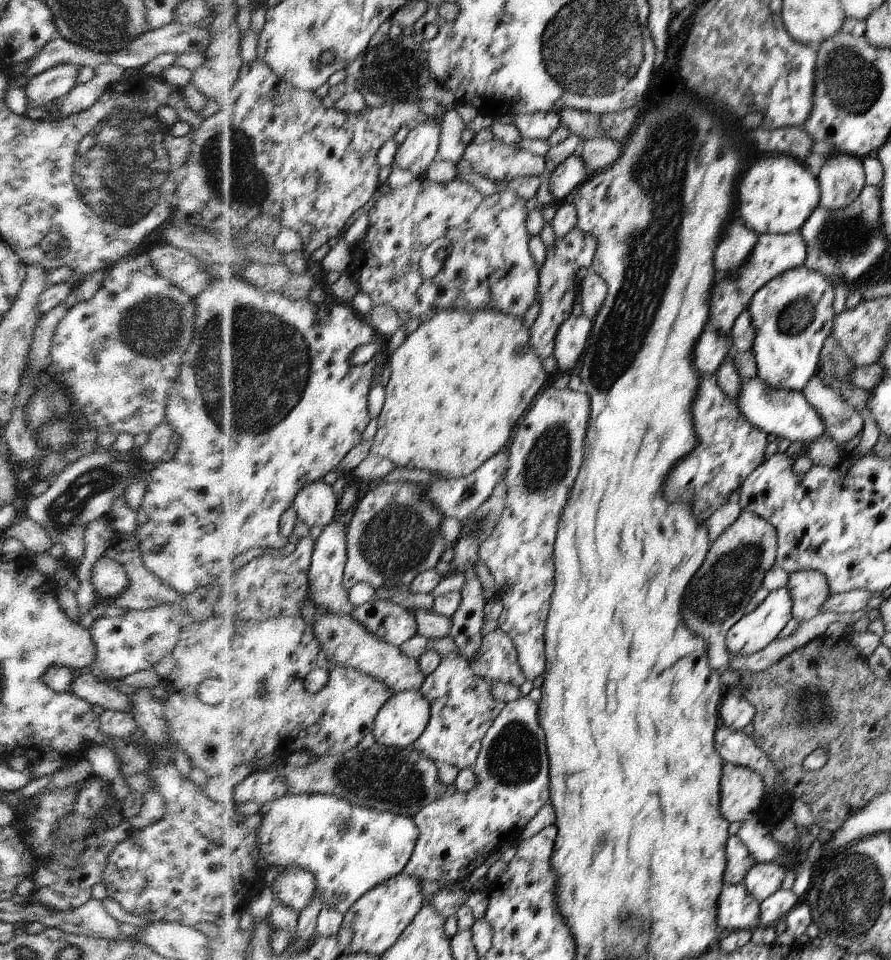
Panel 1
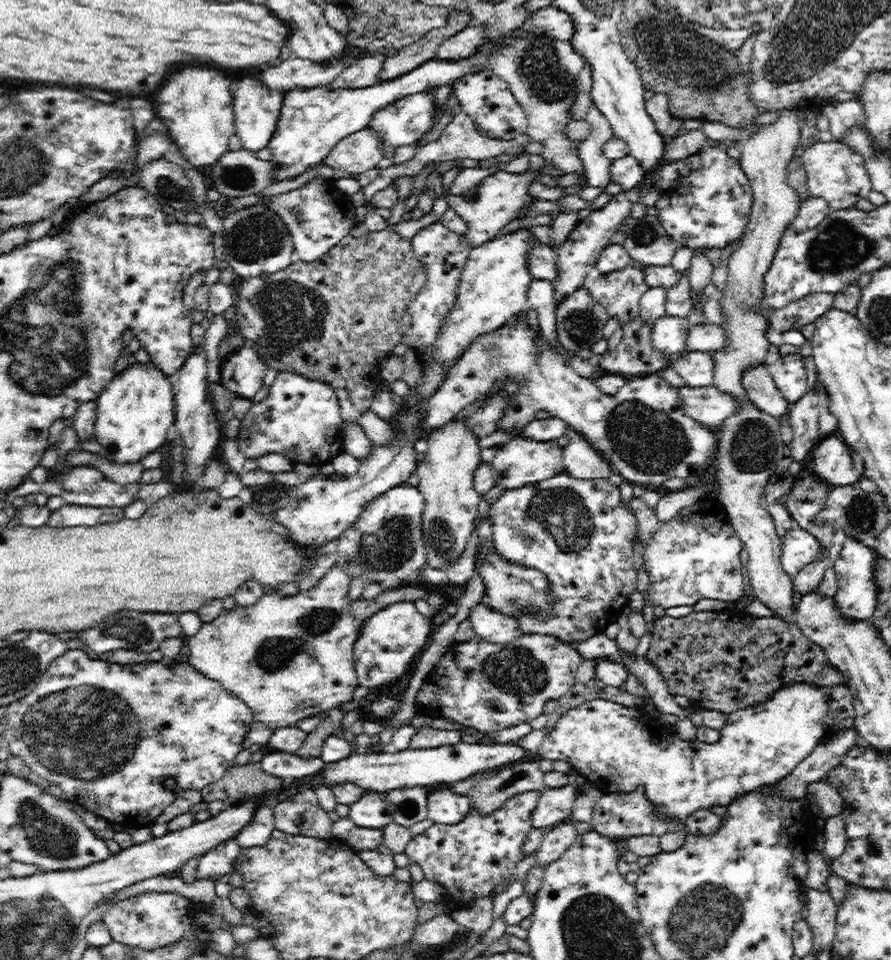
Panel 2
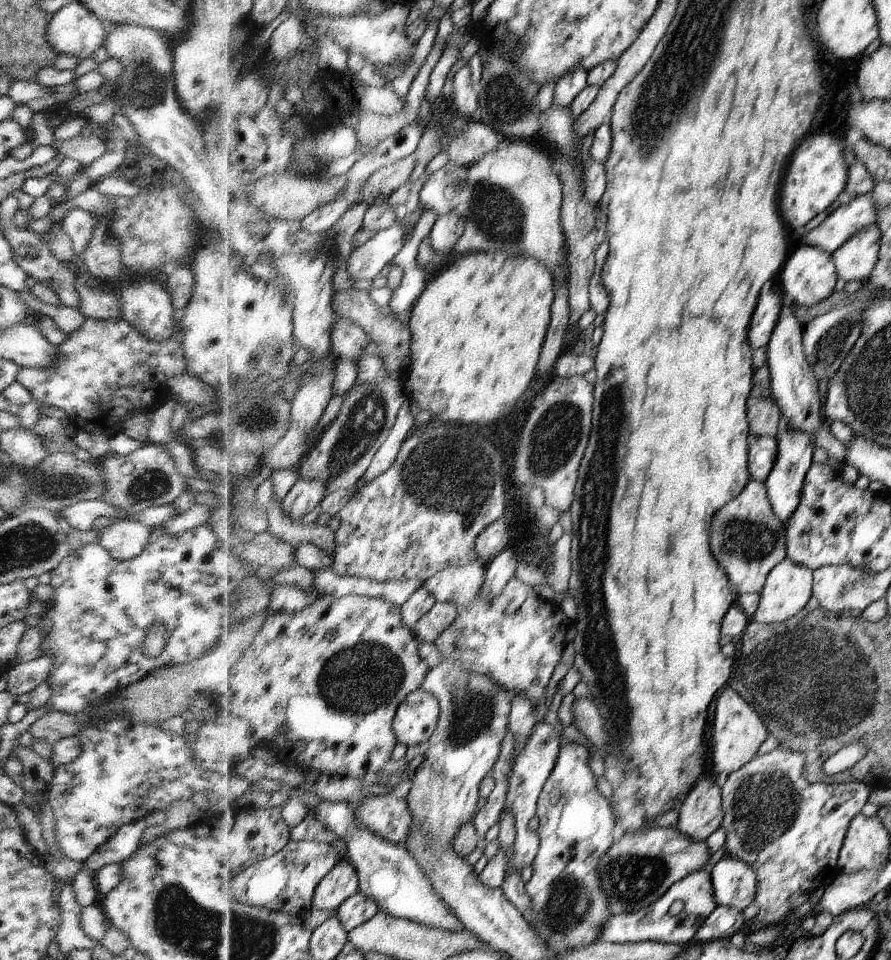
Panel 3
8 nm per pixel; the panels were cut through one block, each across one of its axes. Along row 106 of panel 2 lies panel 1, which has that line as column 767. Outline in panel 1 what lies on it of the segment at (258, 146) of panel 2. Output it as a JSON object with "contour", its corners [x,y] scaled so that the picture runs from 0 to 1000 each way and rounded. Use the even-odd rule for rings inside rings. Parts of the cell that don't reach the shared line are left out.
{"contour":[[[898,242],[893,243],[857,243],[852,244],[847,257],[844,259],[842,267],[828,283],[822,283],[822,292],[819,285],[808,290],[801,296],[801,304],[799,304],[799,315],[801,321],[797,321],[797,335],[799,340],[804,340],[804,344],[820,356],[822,344],[826,338],[826,333],[840,321],[845,308],[869,289],[880,286],[882,282],[896,279],[903,274],[907,259],[903,257],[903,251],[899,248]]]}

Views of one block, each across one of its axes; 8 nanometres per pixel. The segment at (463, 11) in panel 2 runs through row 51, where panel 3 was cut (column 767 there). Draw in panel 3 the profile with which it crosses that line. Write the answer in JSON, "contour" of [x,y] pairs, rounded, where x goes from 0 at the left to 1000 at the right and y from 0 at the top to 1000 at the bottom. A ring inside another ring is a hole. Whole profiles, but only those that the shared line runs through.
{"contour":[[[866,414],[845,420],[841,429],[842,455],[871,456],[875,446],[877,430]]]}

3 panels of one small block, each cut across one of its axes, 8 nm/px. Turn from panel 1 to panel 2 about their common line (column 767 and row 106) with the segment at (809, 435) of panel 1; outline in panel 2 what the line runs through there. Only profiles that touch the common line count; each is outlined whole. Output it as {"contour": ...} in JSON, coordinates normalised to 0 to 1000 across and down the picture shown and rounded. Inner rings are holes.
{"contour":[[[477,96],[456,100],[450,104],[442,105],[440,108],[423,115],[418,120],[418,125],[414,127],[414,132],[423,138],[431,153],[431,161],[434,165],[440,165],[442,158],[449,152],[461,152],[470,147],[476,139],[483,136],[488,127],[488,100]]]}

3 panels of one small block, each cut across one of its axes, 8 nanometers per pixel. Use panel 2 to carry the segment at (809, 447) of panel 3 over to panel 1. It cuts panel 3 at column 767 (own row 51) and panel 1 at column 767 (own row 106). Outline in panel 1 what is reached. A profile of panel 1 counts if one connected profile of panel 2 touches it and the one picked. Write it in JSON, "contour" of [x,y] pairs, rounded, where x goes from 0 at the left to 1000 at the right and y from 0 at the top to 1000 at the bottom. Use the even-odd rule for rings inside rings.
{"contour":[[[902,276],[882,282],[880,286],[863,292],[840,317],[843,336],[847,344],[847,351],[843,366],[850,376],[850,391],[869,405],[898,407],[908,398],[914,389],[920,389],[920,373],[925,354],[934,344],[936,333],[936,298],[921,283],[909,281]]]}

